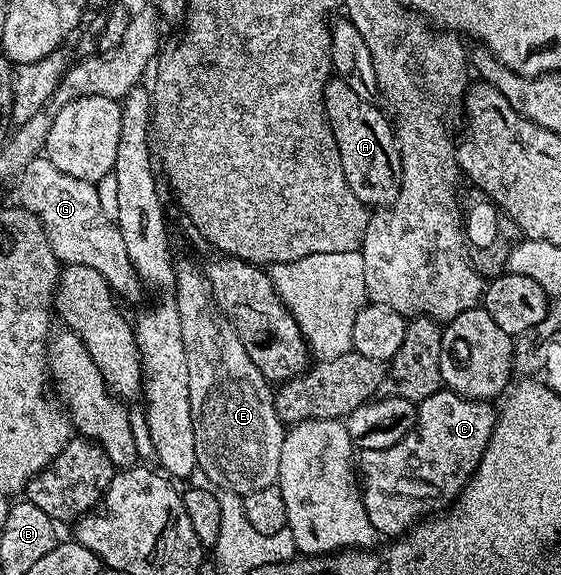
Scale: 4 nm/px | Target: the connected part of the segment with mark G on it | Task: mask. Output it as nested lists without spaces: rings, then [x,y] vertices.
[[[45,157],[32,160],[18,176],[18,181],[18,202],[38,217],[60,264],[89,265],[89,269],[97,269],[97,273],[105,277],[116,296],[138,297],[141,290],[139,275],[129,261],[129,253],[125,253],[125,241],[121,241],[118,226],[101,209],[96,184],[61,173],[61,169]]]

